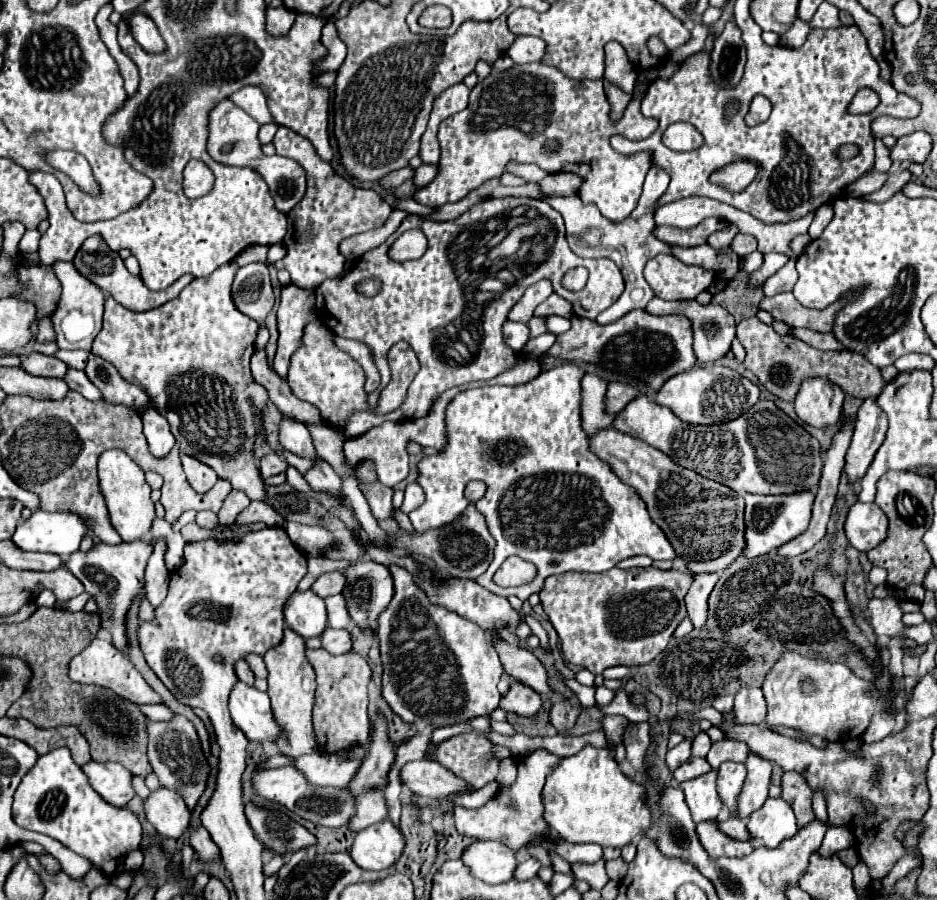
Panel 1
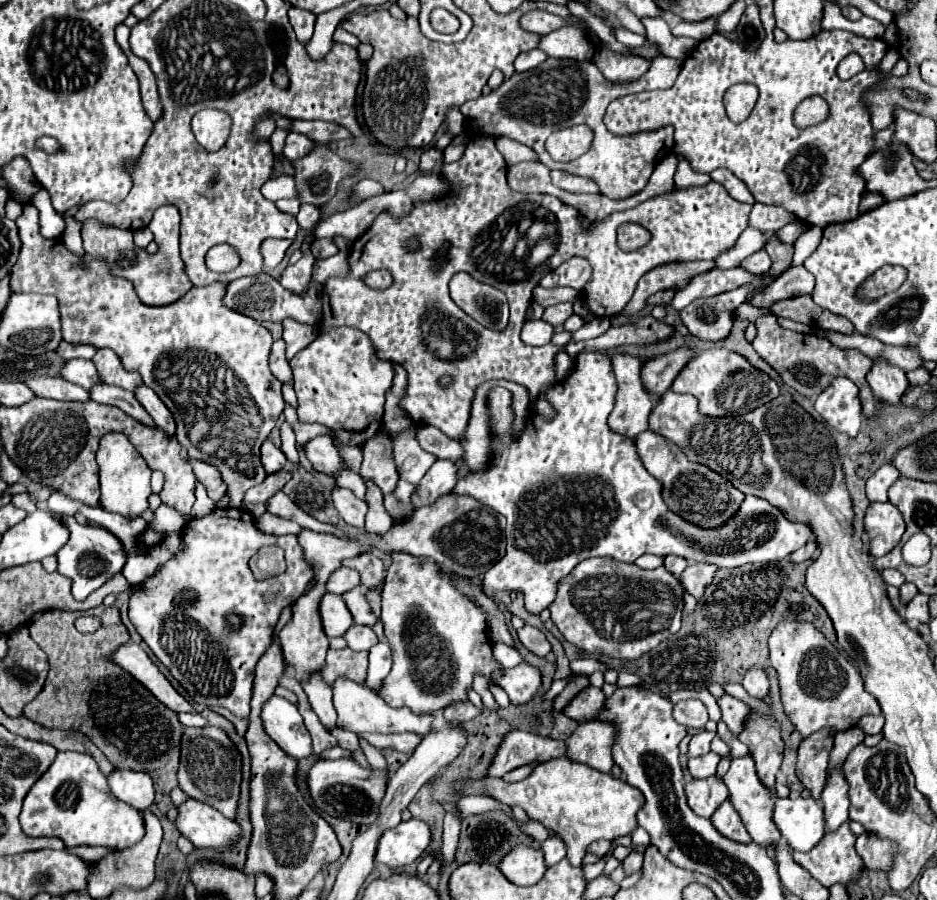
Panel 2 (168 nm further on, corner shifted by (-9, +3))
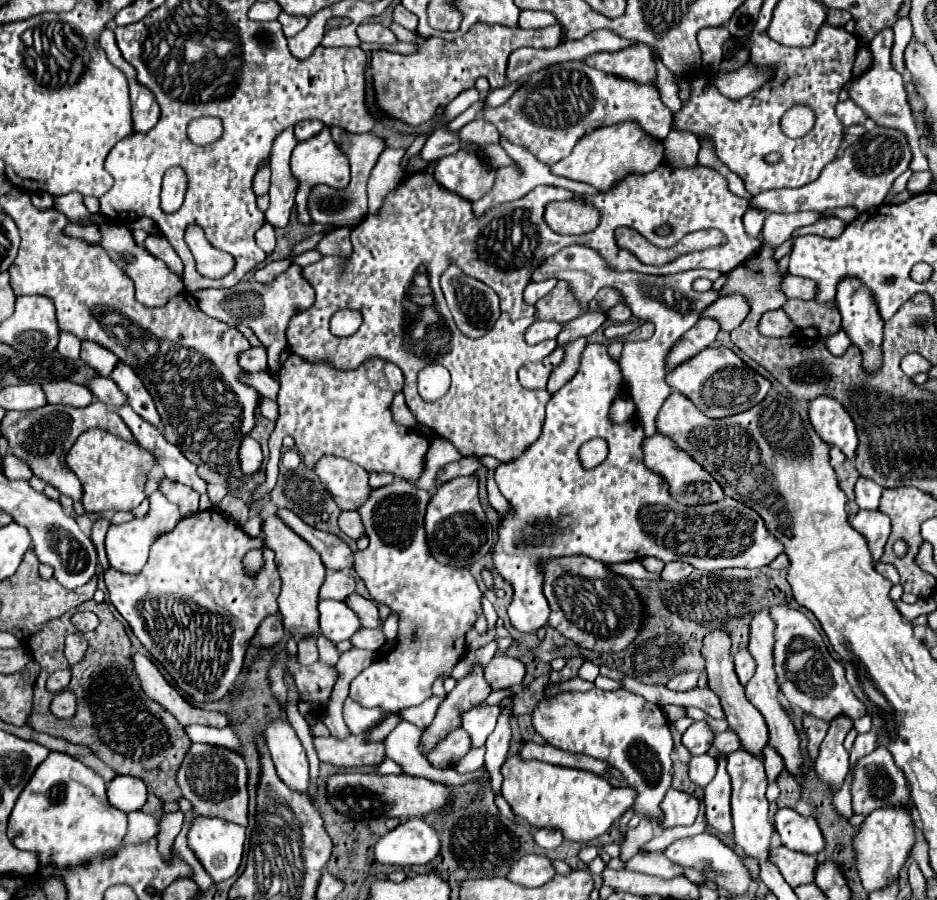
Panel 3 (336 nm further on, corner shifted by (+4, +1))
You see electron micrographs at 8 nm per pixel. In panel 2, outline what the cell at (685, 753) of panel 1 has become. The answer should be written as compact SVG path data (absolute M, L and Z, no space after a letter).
M699 731L693 735L691 743L689 743L689 757L699 757L703 753L709 753L709 745L711 745L711 739L715 737L713 731Z

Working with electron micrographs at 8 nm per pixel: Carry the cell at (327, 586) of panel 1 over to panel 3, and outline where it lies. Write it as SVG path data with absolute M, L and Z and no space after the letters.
M328 571L320 587L320 599L346 599L354 593L354 577L348 571Z

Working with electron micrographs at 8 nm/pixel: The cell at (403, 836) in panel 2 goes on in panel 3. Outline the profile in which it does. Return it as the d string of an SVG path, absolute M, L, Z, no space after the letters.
M408 819L378 839L374 855L382 865L426 865L438 849L436 831L422 819Z

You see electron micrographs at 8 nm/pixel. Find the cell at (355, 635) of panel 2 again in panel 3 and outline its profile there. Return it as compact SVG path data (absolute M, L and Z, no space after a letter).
M360 629L356 635L350 639L354 649L368 649L368 651L378 651L384 645L384 635L382 629Z

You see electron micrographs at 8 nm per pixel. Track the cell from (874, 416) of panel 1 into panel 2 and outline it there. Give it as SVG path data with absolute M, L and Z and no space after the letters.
M873 359L873 367L867 373L867 383L877 399L893 407L901 403L903 393L909 389L905 371L897 365L891 365L887 359Z

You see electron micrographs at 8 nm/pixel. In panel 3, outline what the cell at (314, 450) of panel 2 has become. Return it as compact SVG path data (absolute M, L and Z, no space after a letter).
M322 455L312 471L316 471L320 481L328 487L340 509L358 509L372 491L368 487L368 471L356 467L356 463L348 463L346 459Z

